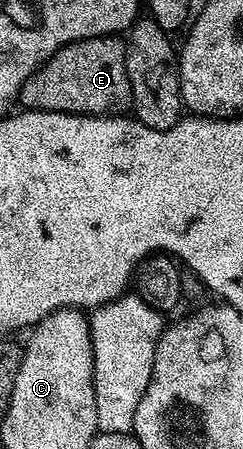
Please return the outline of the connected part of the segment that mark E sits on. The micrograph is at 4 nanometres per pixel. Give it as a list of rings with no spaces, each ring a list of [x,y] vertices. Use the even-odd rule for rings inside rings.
[[[120,36],[88,37],[85,41],[72,41],[54,53],[41,68],[35,70],[23,83],[19,94],[22,110],[39,109],[43,113],[84,113],[90,117],[112,117],[130,112],[133,96],[127,79],[125,62],[126,42]]]

